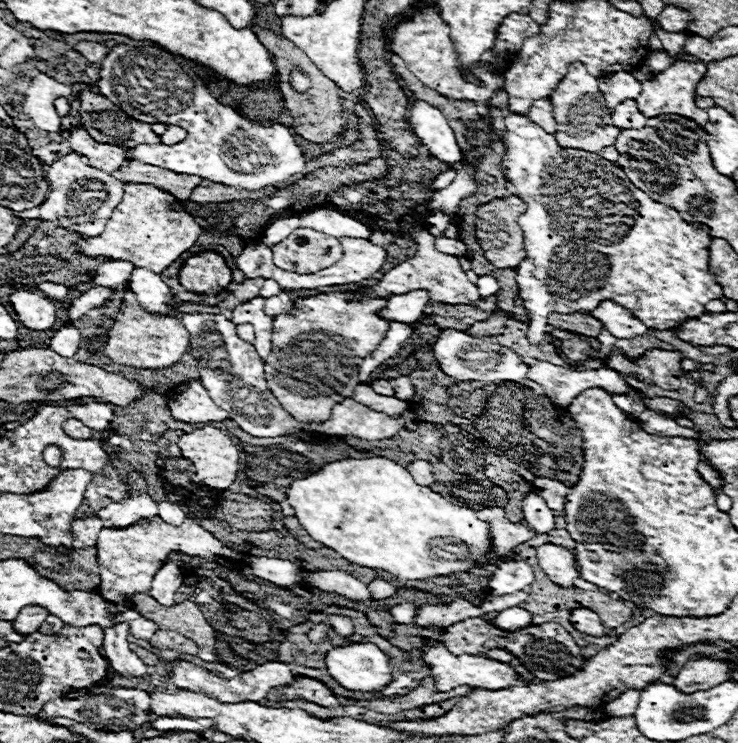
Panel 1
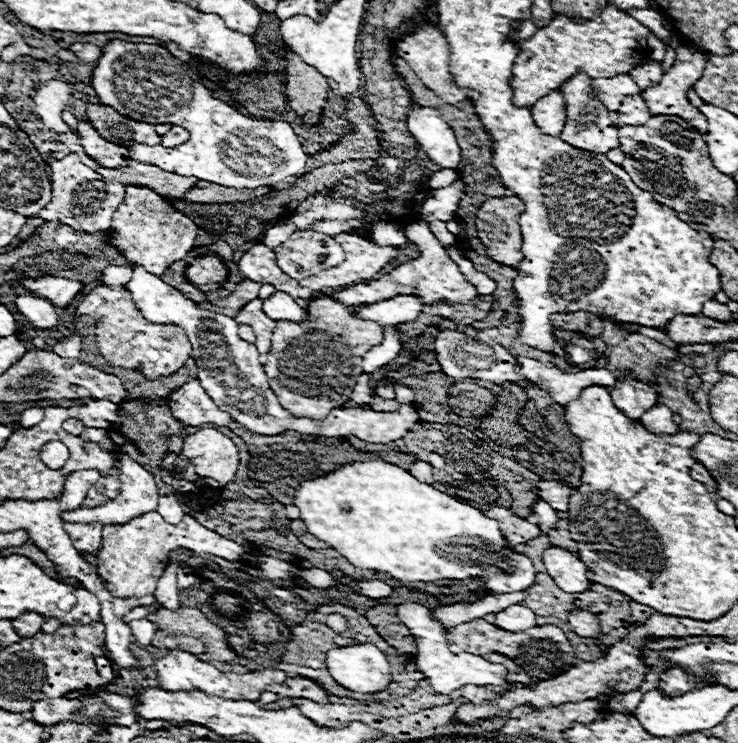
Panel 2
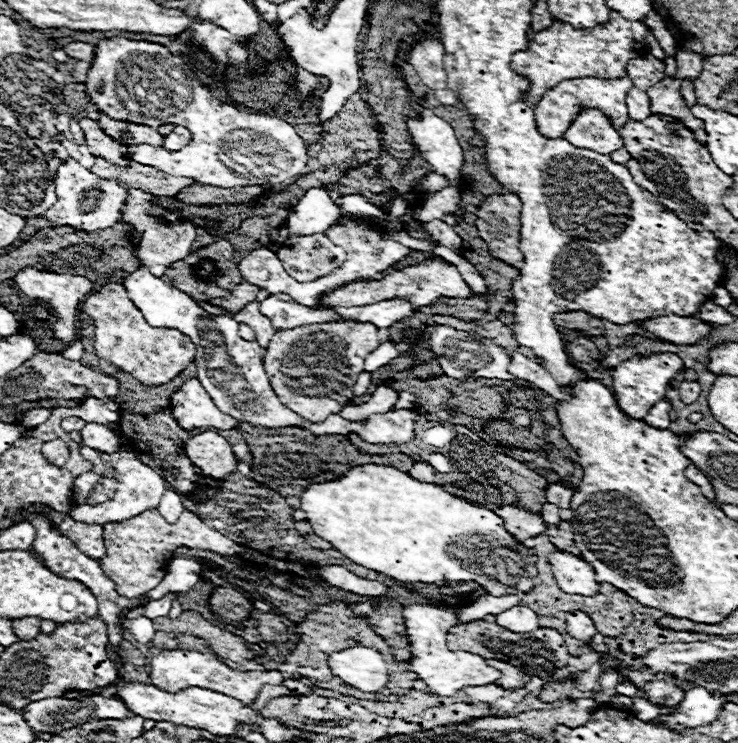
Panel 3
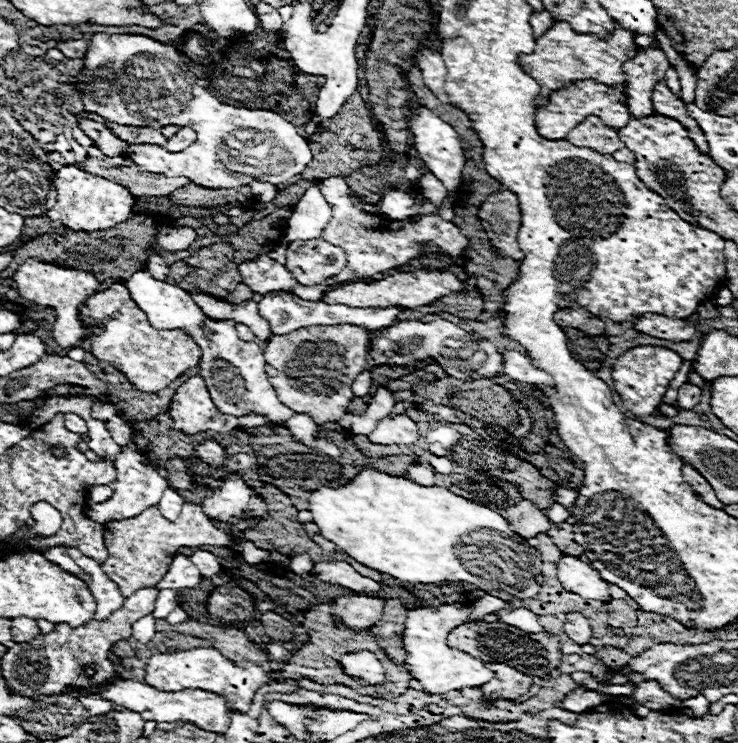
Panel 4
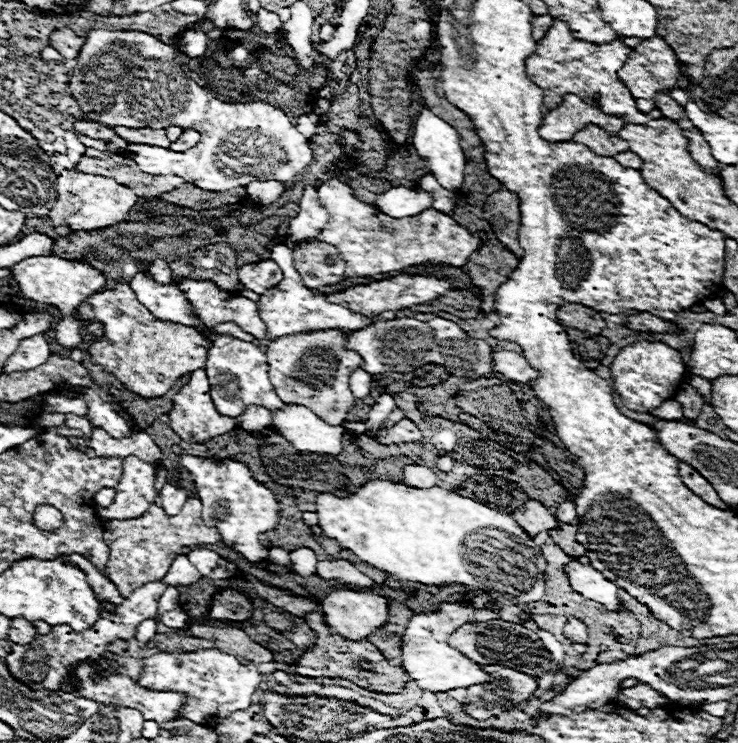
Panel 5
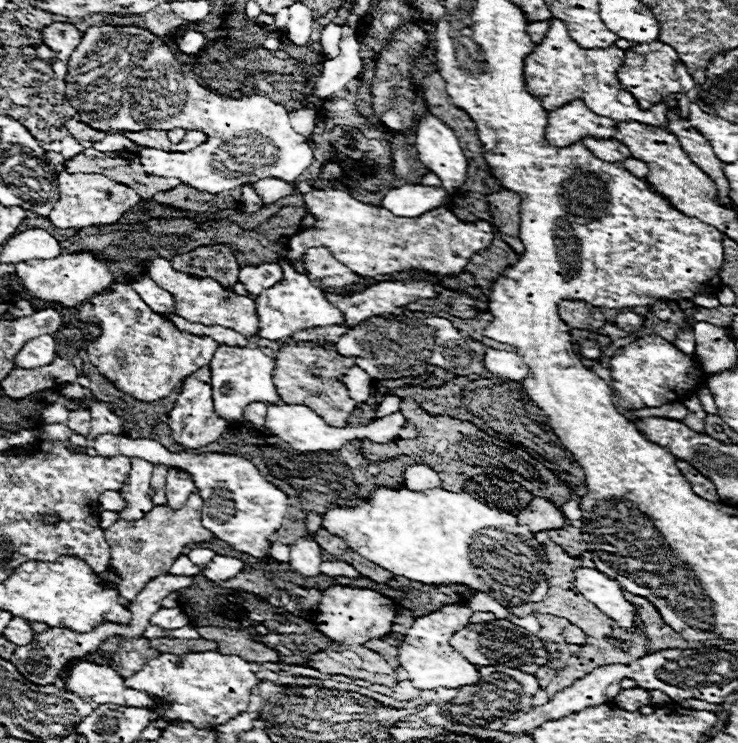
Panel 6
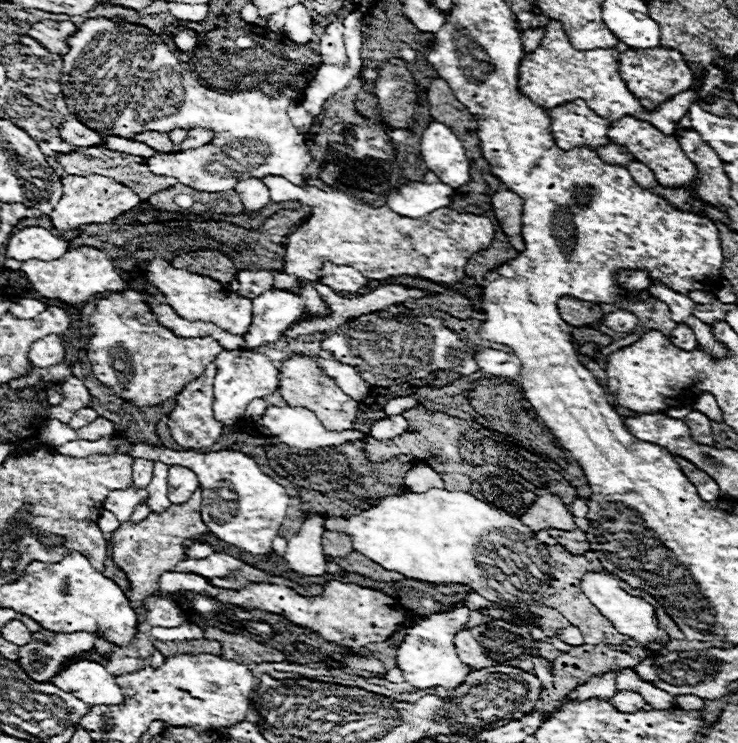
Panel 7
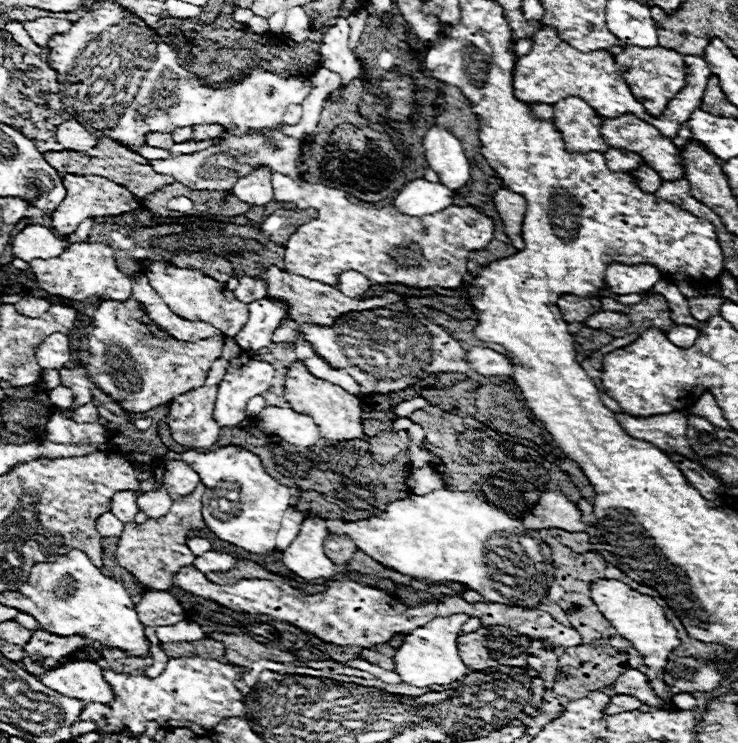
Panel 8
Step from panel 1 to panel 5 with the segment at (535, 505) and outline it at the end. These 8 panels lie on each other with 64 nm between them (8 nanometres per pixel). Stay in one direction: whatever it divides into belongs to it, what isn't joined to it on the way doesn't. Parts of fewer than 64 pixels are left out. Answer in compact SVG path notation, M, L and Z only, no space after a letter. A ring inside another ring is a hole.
M562 502L558 504L558 508L554 510L554 514L558 516L558 522L564 522L564 524L572 524L578 520L578 514L576 514L576 506L574 502Z

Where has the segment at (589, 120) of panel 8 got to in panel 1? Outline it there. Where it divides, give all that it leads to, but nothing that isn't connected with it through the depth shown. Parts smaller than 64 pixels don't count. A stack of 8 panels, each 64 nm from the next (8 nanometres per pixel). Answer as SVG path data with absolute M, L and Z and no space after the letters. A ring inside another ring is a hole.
M618 72L614 76L604 76L604 78L598 78L598 82L600 82L598 86L604 92L604 100L610 110L616 108L626 98L636 98L640 92L640 84L638 80L634 80L630 72ZM540 98L532 104L532 108L528 108L528 116L530 120L534 120L534 124L538 124L544 132L558 132L556 130L556 120L552 114L552 100L550 98Z

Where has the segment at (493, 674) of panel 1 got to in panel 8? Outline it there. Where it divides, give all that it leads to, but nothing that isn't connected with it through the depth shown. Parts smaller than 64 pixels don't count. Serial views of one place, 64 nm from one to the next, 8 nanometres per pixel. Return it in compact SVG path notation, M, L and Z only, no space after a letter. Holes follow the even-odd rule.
M454 614L454 616L446 616L446 618L434 618L428 624L418 628L416 632L408 634L402 642L400 648L396 648L394 654L394 666L396 666L396 674L402 678L402 682L410 684L410 686L430 686L430 684L452 684L462 680L462 676L470 674L468 666L464 666L464 662L458 656L458 646L456 646L456 638L460 634L460 626L468 620L466 614Z

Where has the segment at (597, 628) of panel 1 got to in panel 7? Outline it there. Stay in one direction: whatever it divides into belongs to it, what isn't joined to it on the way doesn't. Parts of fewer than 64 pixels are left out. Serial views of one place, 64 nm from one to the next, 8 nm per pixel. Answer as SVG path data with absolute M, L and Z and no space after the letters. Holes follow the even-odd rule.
M574 626L558 630L558 634L556 634L556 636L558 636L564 644L570 644L570 646L580 646L580 644L584 644L580 630L578 630L578 628L574 628Z

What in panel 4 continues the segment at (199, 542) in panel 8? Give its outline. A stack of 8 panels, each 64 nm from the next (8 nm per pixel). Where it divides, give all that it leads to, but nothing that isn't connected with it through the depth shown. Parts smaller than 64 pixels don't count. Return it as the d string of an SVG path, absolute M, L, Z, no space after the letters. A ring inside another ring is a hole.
M196 550L196 552L190 556L190 560L196 564L196 568L200 570L200 574L206 576L206 578L218 574L220 568L222 568L220 562L218 562L218 558L216 558L212 552L206 552L206 550Z

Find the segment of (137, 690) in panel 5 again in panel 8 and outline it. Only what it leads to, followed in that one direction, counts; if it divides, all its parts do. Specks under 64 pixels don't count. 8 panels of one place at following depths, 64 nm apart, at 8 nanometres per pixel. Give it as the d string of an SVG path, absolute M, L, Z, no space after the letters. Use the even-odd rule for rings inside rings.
M80 660L56 666L40 676L40 682L60 694L78 698L82 702L110 702L112 688L102 678L102 668L96 662Z

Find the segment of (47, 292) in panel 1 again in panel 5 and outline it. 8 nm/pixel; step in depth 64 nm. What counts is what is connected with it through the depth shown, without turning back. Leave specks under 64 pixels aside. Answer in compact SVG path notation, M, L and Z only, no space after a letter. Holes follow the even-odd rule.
M35 256L28 260L22 260L12 266L12 276L18 280L20 290L26 298L60 308L62 317L61 321L54 326L54 338L58 344L70 344L70 348L76 348L83 338L82 324L75 321L74 310L82 302L86 302L88 296L92 296L94 292L100 292L106 286L106 276L98 268L92 268L88 262L64 260L57 256Z

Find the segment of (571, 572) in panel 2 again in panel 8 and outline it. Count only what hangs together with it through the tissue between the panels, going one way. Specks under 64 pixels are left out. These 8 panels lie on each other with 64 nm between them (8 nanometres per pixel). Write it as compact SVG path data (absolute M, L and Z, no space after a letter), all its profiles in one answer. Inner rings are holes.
M596 580L590 586L590 598L592 602L598 606L598 610L608 618L608 622L618 630L618 634L626 640L632 642L632 646L644 656L644 664L646 664L646 676L648 676L648 686L656 692L656 696L660 696L666 702L666 710L676 710L676 706L672 704L672 690L670 686L664 682L664 672L666 672L666 660L670 658L672 650L678 648L682 642L678 638L678 630L674 628L674 624L666 618L664 608L656 604L654 598L650 598L648 594L640 594L632 588L628 588L624 582L620 580Z

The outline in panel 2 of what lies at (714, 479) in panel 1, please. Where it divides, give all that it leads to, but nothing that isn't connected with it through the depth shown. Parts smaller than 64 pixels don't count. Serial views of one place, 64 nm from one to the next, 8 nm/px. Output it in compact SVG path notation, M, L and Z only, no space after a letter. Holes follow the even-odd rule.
M696 462L696 464L690 468L690 476L692 476L694 480L702 482L708 492L716 492L716 482L714 482L714 478L710 476L710 472L706 472L706 468L702 468L702 464Z

